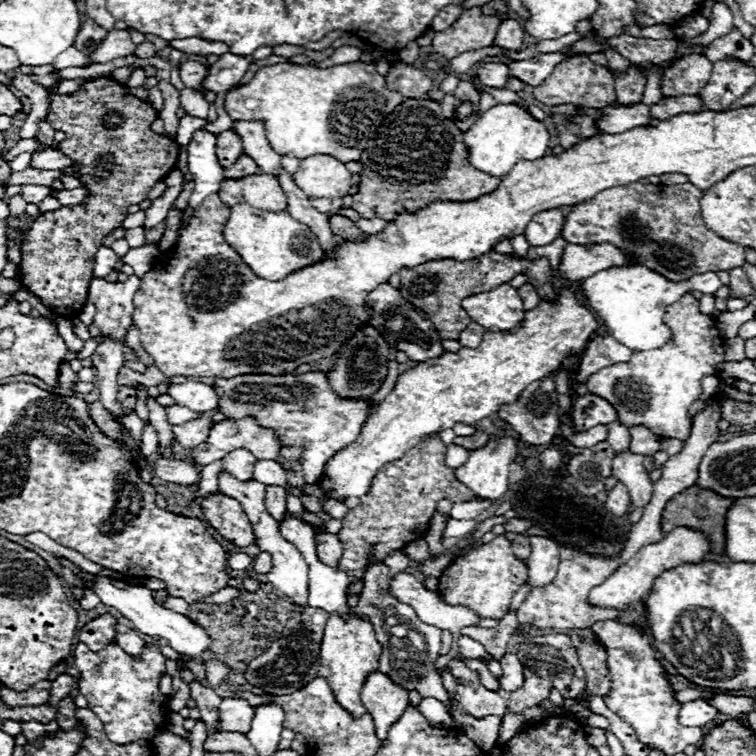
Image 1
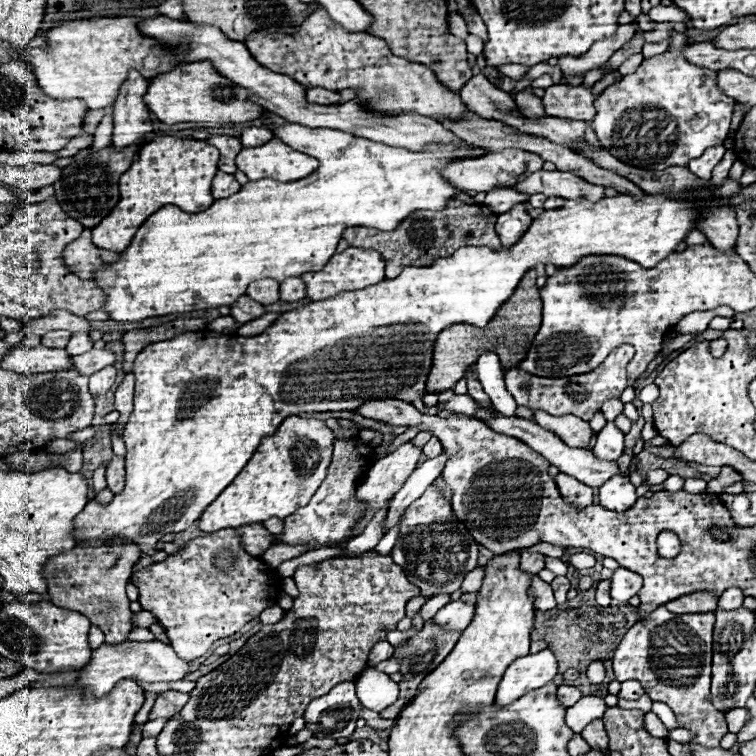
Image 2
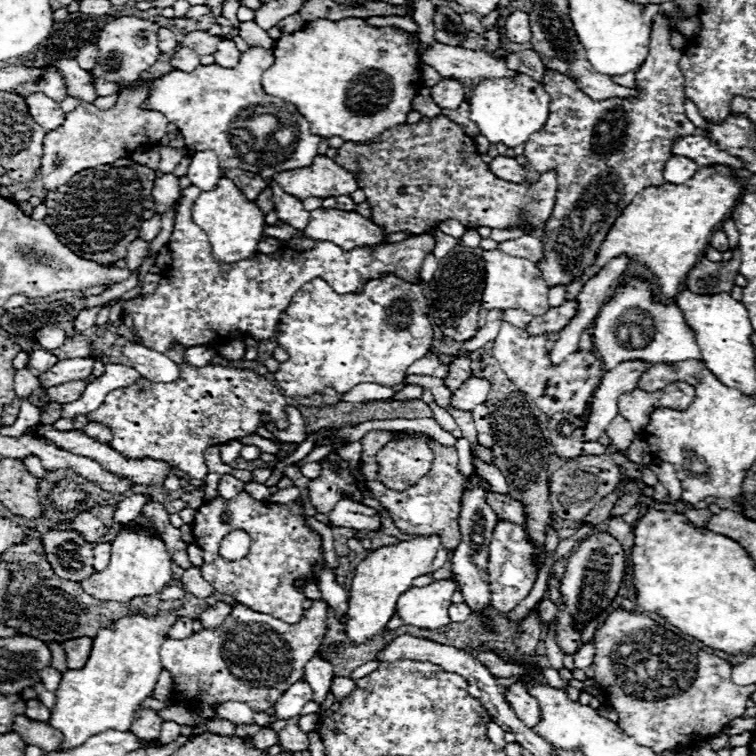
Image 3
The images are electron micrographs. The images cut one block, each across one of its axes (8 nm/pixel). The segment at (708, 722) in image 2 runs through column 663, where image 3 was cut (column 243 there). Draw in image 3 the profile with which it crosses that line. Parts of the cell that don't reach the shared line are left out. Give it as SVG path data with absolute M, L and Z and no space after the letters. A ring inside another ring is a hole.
M312 600L312 606L306 610L298 624L286 624L282 620L252 612L250 608L238 604L232 608L230 616L220 624L220 628L200 630L186 640L166 640L166 644L162 644L160 656L162 666L168 668L174 676L174 696L178 696L180 700L180 694L186 694L192 704L212 706L226 700L238 700L246 702L254 712L264 712L266 708L272 708L276 700L286 692L286 688L302 678L306 662L318 652L326 634L326 616L328 606L324 604L324 600Z

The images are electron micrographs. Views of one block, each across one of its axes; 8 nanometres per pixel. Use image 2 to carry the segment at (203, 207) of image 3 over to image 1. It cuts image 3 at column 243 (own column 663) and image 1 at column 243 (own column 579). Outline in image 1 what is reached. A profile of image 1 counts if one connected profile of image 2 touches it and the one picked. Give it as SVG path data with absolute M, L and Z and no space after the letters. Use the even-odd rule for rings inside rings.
M246 202L230 208L224 238L242 256L242 260L246 260L250 270L266 280L280 280L290 272L318 264L324 258L318 238L310 228L306 228L306 224L294 220L288 212L258 212L258 208L250 208Z

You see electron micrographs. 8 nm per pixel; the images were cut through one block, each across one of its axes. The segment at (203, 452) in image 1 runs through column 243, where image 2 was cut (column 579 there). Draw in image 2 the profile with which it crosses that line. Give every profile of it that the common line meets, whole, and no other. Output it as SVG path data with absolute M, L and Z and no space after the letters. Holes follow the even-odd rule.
M534 410L534 418L540 426L552 430L558 438L562 438L572 448L590 448L592 442L592 428L588 422L566 414L566 416L550 416L548 412Z

